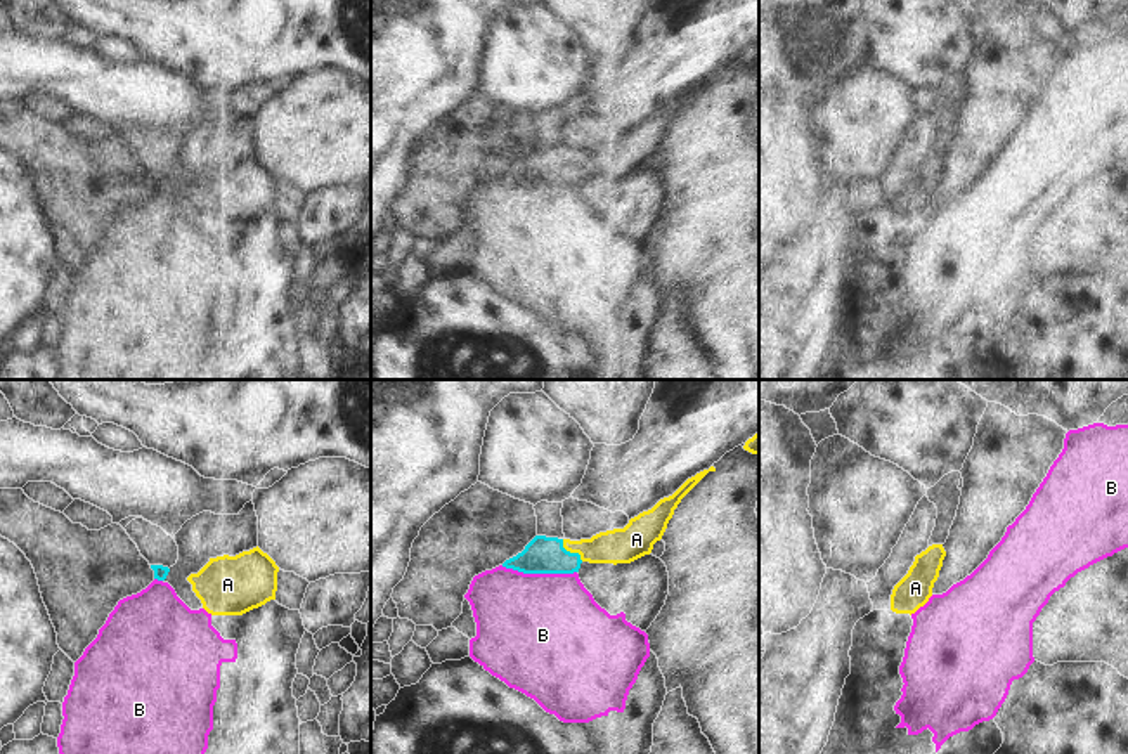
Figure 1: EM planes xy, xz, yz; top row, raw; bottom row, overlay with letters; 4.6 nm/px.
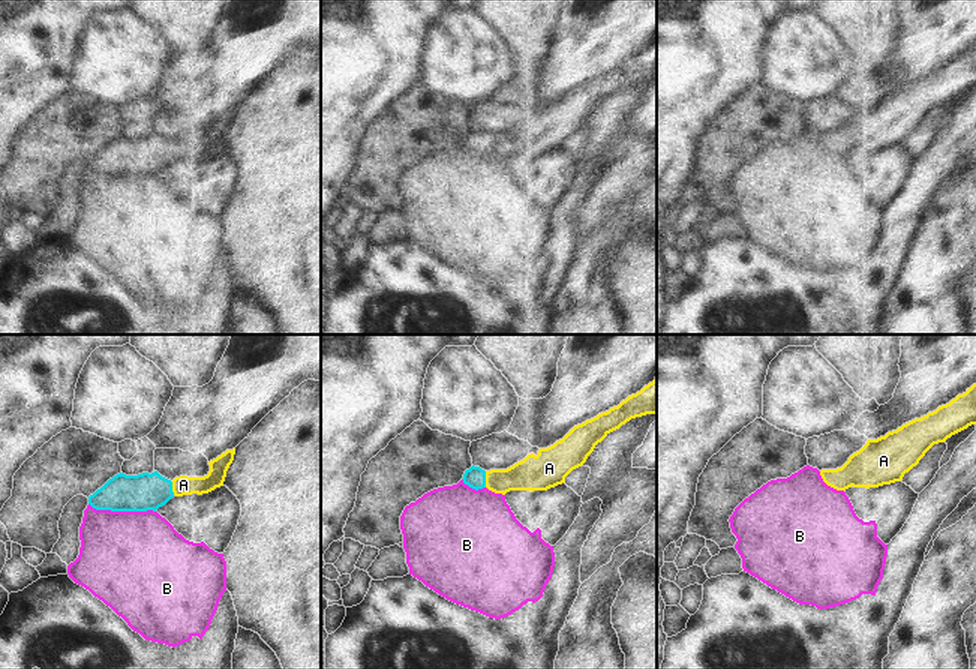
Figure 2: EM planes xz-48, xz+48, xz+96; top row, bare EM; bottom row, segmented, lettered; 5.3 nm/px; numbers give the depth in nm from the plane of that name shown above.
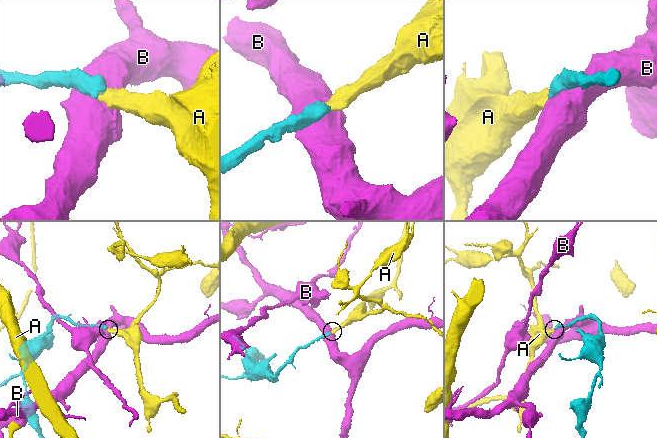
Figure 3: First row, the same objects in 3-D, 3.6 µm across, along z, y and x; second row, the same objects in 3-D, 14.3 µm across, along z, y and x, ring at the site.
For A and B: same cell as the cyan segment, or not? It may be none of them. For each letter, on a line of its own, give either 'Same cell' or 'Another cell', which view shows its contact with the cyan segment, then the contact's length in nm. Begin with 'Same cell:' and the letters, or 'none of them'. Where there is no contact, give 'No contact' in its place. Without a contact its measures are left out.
Same cell: A
A: Same cell. Touches cyan in xz. Shared border 140 nm
B: Another cell. Touches cyan in xz. Shared border 360 nm.

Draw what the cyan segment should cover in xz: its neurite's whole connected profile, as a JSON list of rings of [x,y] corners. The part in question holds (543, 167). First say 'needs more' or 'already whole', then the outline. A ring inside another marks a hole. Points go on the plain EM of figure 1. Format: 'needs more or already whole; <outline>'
needs more; [[[710,78],[688,90],[672,107],[631,130],[624,140],[600,144],[580,153],[535,147],[522,165],[506,172],[502,179],[523,185],[574,185],[579,184],[582,173],[617,177],[650,166],[653,156],[662,151],[681,111],[709,83],[716,83],[716,80]]]

